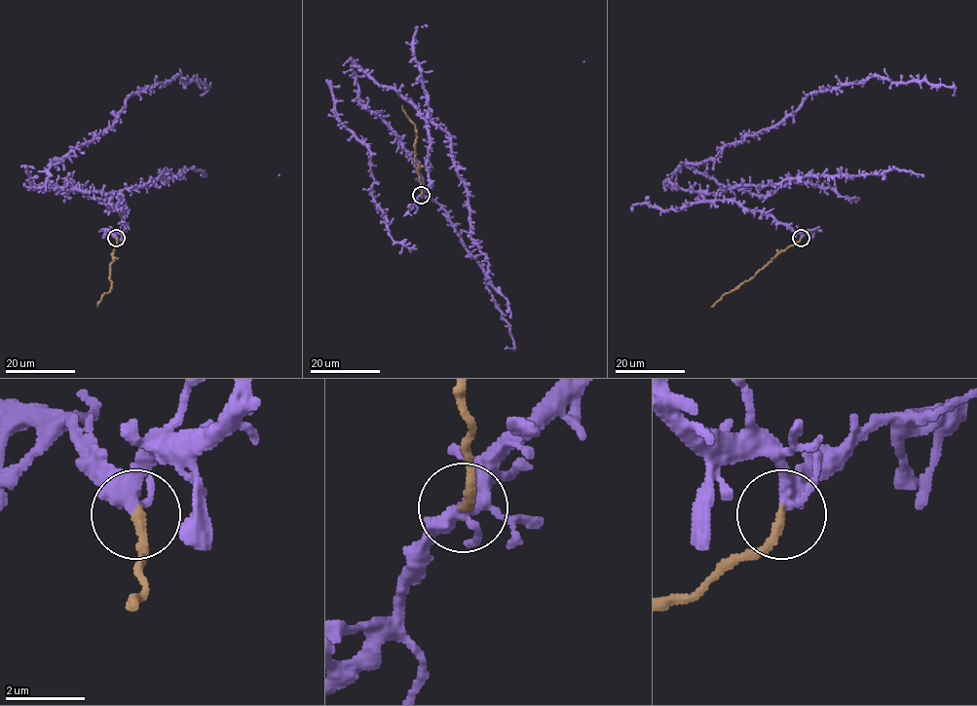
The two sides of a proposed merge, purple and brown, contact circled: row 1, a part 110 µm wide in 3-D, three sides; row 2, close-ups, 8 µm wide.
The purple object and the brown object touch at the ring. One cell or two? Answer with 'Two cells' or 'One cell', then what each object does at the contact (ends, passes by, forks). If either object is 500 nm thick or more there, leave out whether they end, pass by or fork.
Two cells. At the ring purple forks. At the ring brown ends

